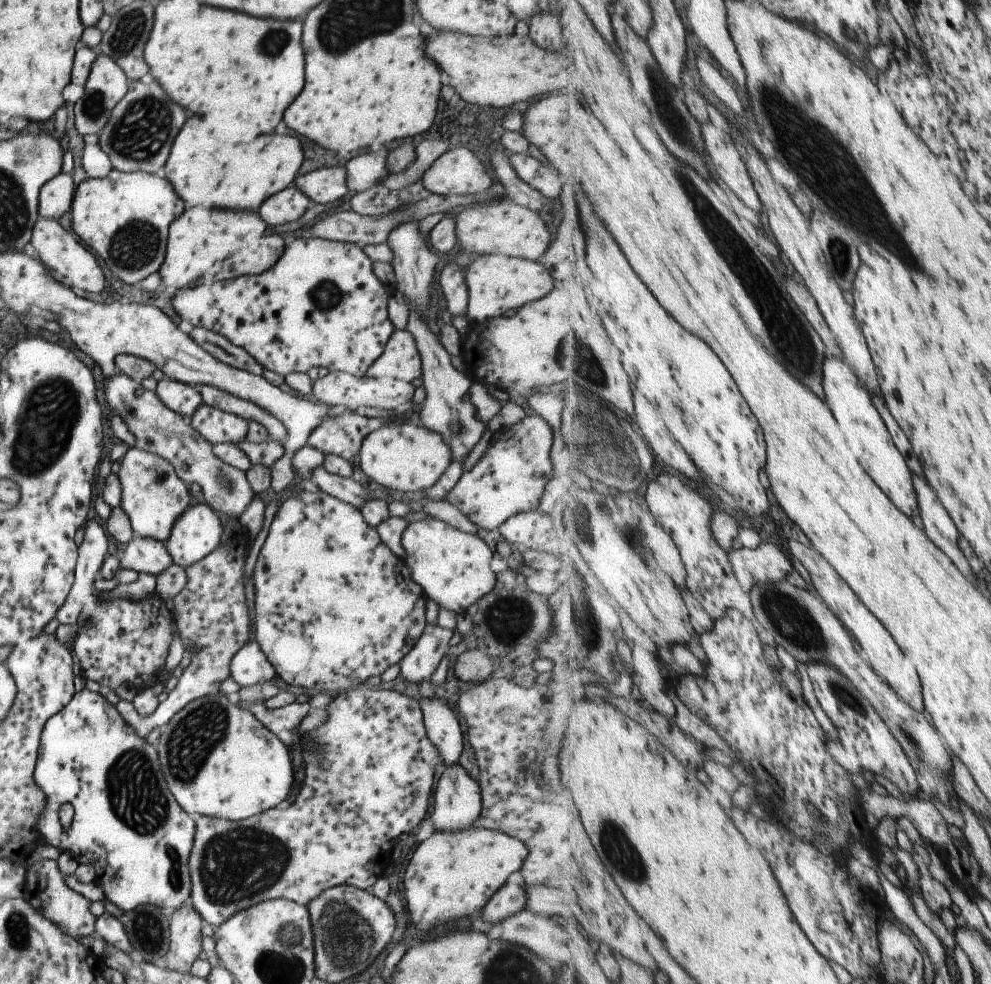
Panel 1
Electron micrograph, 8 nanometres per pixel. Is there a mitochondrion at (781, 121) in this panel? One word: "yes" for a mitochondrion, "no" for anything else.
yes

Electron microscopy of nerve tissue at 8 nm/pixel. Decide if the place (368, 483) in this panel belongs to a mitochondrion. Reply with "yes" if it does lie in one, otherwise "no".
no

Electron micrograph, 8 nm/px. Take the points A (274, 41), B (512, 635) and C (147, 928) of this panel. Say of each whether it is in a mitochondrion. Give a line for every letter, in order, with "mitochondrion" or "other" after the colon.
A: mitochondrion
B: other
C: mitochondrion

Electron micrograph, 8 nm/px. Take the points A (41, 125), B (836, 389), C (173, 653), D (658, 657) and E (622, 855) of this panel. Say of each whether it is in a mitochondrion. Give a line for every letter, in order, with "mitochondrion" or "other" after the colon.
A: other
B: other
C: other
D: other
E: mitochondrion

